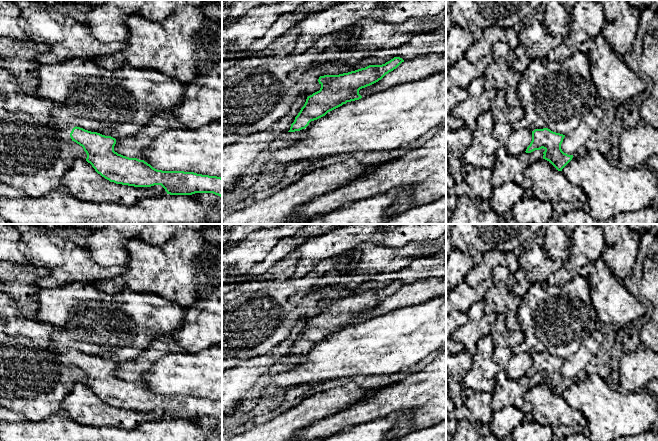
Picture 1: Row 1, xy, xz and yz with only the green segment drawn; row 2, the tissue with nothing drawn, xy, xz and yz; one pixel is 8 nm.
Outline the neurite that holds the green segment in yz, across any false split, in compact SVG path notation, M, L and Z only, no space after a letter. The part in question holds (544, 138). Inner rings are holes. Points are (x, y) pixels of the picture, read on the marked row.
M548 128L532 131L532 141L526 149L526 153L544 149L543 159L549 161L558 171L572 160L573 155L564 153L561 149L565 135L551 131Z

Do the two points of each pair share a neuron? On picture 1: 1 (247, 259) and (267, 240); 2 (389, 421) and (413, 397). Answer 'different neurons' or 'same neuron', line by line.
1: same neuron
2: different neurons

